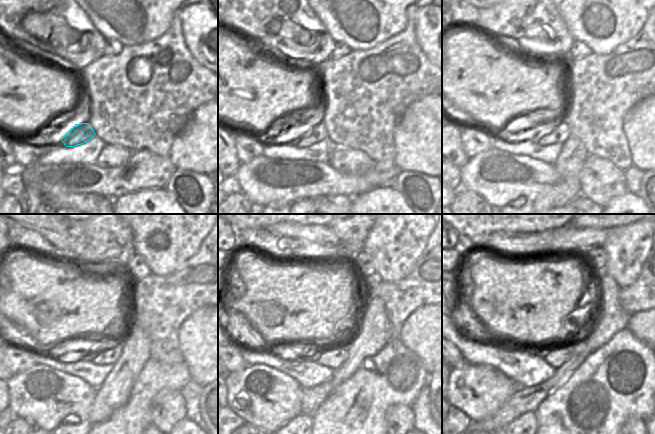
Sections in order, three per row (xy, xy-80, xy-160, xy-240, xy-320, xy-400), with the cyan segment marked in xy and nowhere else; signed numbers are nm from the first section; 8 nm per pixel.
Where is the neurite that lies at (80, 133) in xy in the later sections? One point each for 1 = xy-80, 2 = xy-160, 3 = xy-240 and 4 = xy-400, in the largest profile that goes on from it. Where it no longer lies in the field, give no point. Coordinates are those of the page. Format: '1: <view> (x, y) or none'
1: xy-80 (313, 134)
2: xy-160 (553, 133)
3: xy-240 (109, 355)
4: xy-400 (555, 356)

